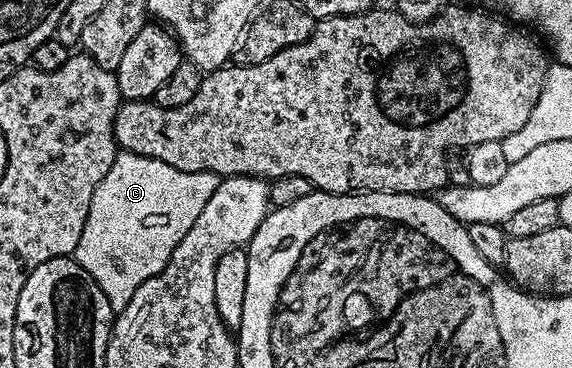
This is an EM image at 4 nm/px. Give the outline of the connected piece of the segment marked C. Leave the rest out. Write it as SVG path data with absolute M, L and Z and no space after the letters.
M118 152L115 163L111 171L95 187L95 195L91 199L91 211L87 215L87 223L83 227L83 235L79 235L77 252L75 259L95 279L99 291L107 295L107 303L111 303L114 311L120 311L131 303L131 295L147 283L171 259L171 251L179 247L179 239L191 231L191 226L195 224L195 219L199 219L207 199L215 195L215 187L219 187L222 178L215 173L199 171L198 173L188 173L179 171L167 163L163 163L154 157L140 157L134 153Z

